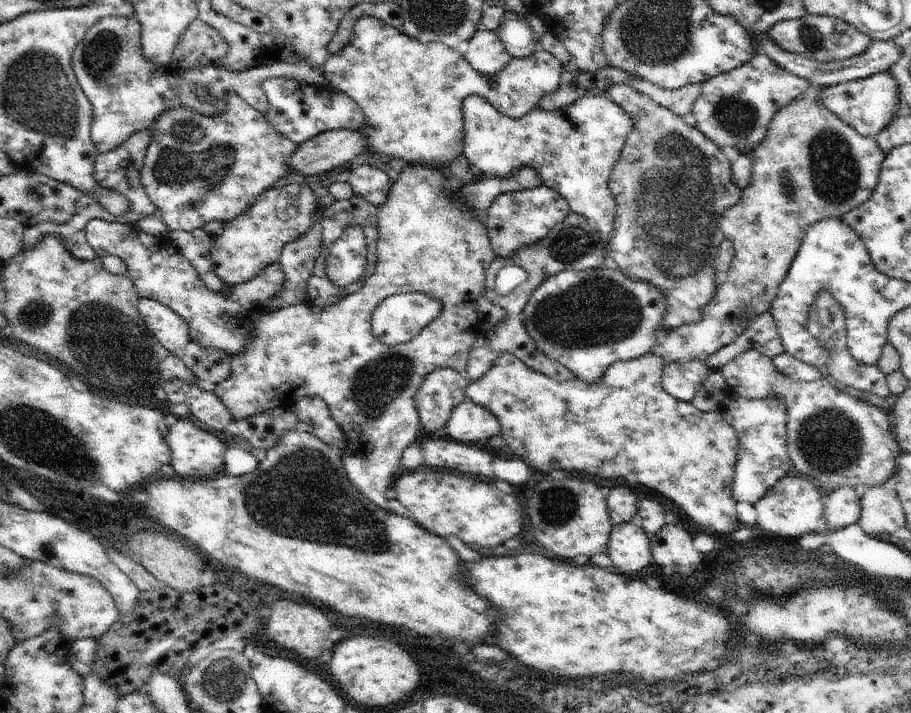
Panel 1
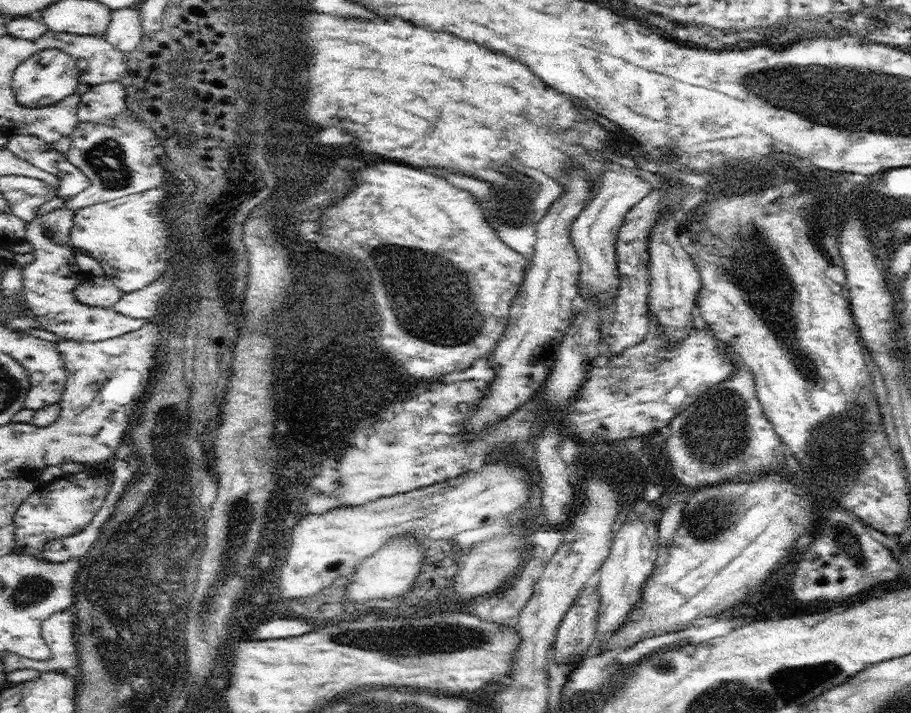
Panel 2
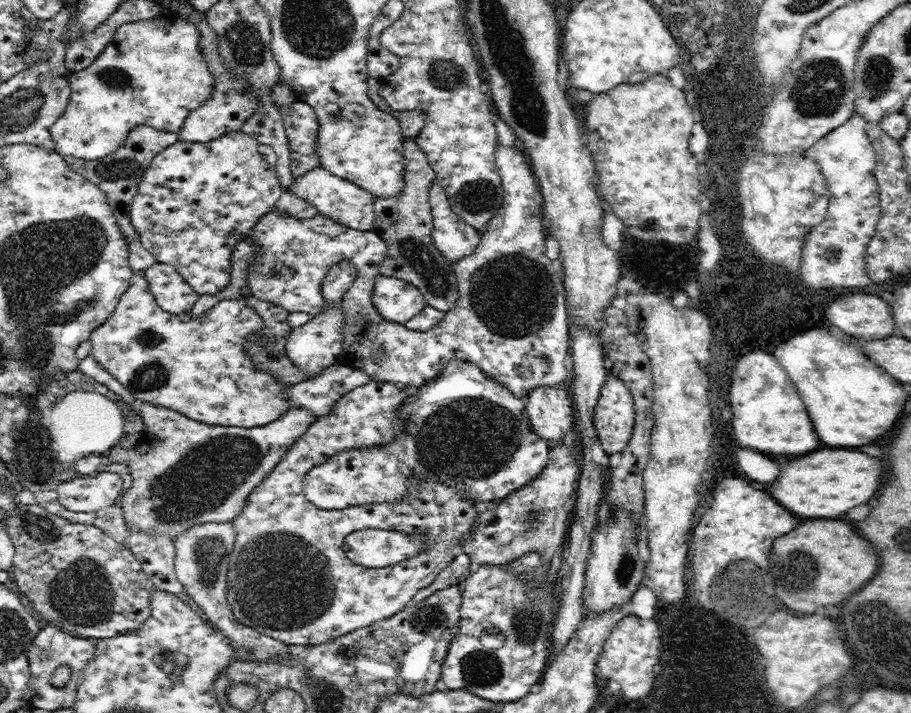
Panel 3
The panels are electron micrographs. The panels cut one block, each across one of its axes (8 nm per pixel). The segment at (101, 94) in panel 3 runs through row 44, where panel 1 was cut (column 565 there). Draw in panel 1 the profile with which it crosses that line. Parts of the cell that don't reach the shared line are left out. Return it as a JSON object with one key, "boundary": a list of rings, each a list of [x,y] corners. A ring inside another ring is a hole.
{"boundary":[[[473,94],[461,102],[461,114],[463,114],[463,130],[465,130],[463,154],[473,162],[473,168],[479,170],[479,174],[483,174],[485,178],[509,180],[515,172],[523,170],[525,166],[533,168],[535,174],[539,176],[541,186],[547,186],[547,188],[559,192],[567,200],[571,214],[581,214],[583,218],[595,222],[597,234],[603,240],[601,244],[607,250],[609,236],[613,232],[615,212],[617,212],[615,198],[607,188],[609,174],[619,160],[625,140],[633,132],[633,118],[621,106],[617,106],[613,100],[609,100],[607,94],[599,94],[599,96],[579,98],[571,106],[553,110],[553,112],[535,106],[535,110],[513,120],[513,118],[501,114],[497,108],[493,108],[493,104],[487,102],[485,98]]]}

